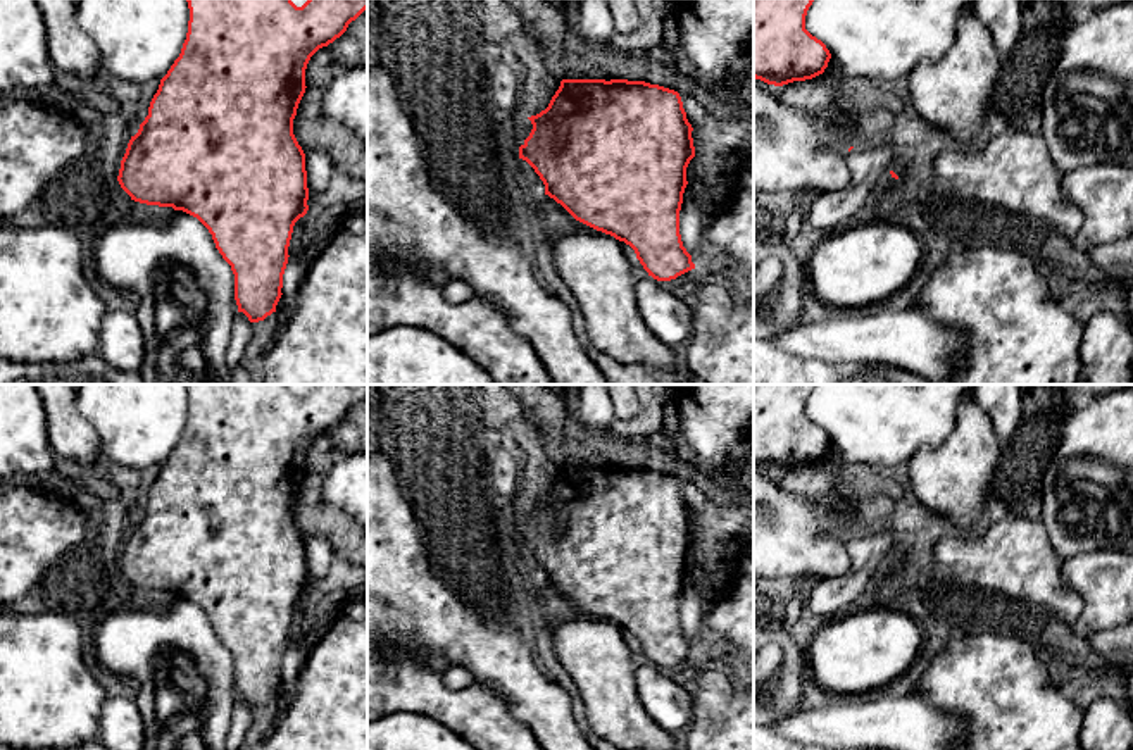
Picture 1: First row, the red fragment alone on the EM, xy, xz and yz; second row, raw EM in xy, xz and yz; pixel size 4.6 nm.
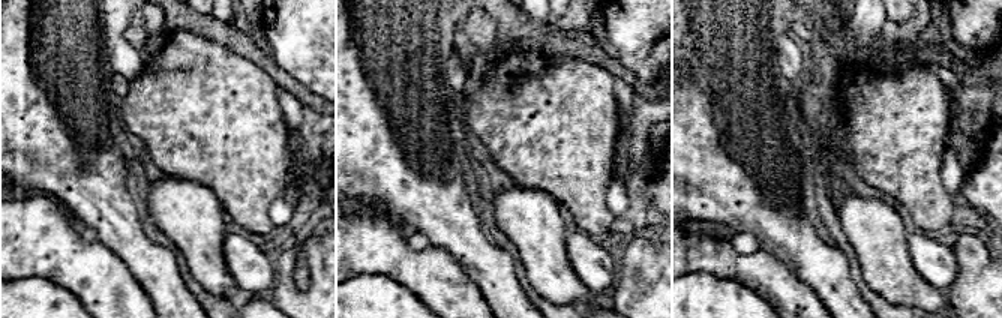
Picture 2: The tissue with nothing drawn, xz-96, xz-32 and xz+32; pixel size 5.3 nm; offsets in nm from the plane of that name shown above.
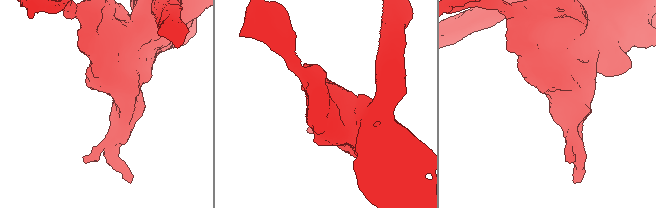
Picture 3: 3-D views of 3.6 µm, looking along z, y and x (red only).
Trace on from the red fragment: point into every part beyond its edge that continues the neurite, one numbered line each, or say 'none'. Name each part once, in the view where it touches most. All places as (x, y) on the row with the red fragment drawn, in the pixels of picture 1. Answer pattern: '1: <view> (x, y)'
none

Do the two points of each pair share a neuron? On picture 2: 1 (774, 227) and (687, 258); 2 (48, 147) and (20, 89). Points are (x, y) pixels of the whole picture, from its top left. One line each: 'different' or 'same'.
1: different
2: same

